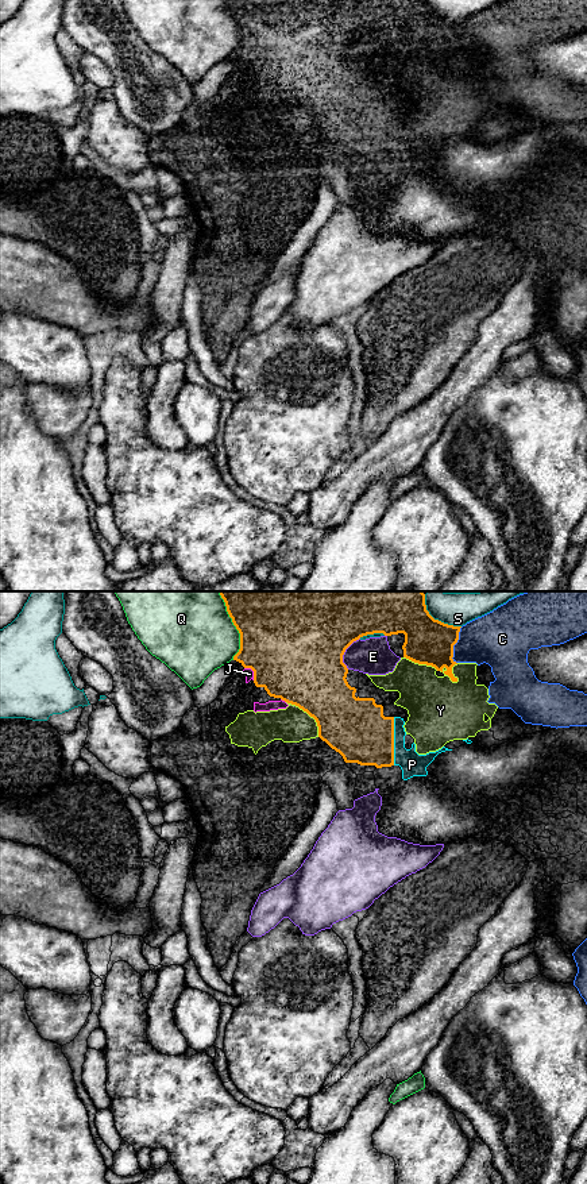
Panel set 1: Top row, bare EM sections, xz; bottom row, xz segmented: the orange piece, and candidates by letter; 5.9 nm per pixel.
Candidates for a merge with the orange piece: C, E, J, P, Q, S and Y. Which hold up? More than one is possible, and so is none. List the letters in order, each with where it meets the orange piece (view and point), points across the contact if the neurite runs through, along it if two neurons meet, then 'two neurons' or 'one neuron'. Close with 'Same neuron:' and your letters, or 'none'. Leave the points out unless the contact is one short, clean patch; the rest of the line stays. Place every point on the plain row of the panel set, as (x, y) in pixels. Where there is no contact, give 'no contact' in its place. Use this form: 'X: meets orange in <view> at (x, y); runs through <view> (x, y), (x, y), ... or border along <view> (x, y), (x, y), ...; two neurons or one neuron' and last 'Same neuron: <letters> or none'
C: meets orange in xz at (454, 39); two neurons
E: meets orange in xz at (344, 46); two neurons
J: meets orange in xz at (253, 65); two neurons
P: meets orange in xz at (393, 137); one neuron
Q: meets orange in xz at (239, 27); two neurons
S: meets orange in xz at (440, 16); two neurons
Y: meets orange in xz at (451, 68); two neurons
Same neuron: P

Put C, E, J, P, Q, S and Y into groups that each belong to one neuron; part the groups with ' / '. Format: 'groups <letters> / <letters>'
groups C Y / E / J / P / Q / S

